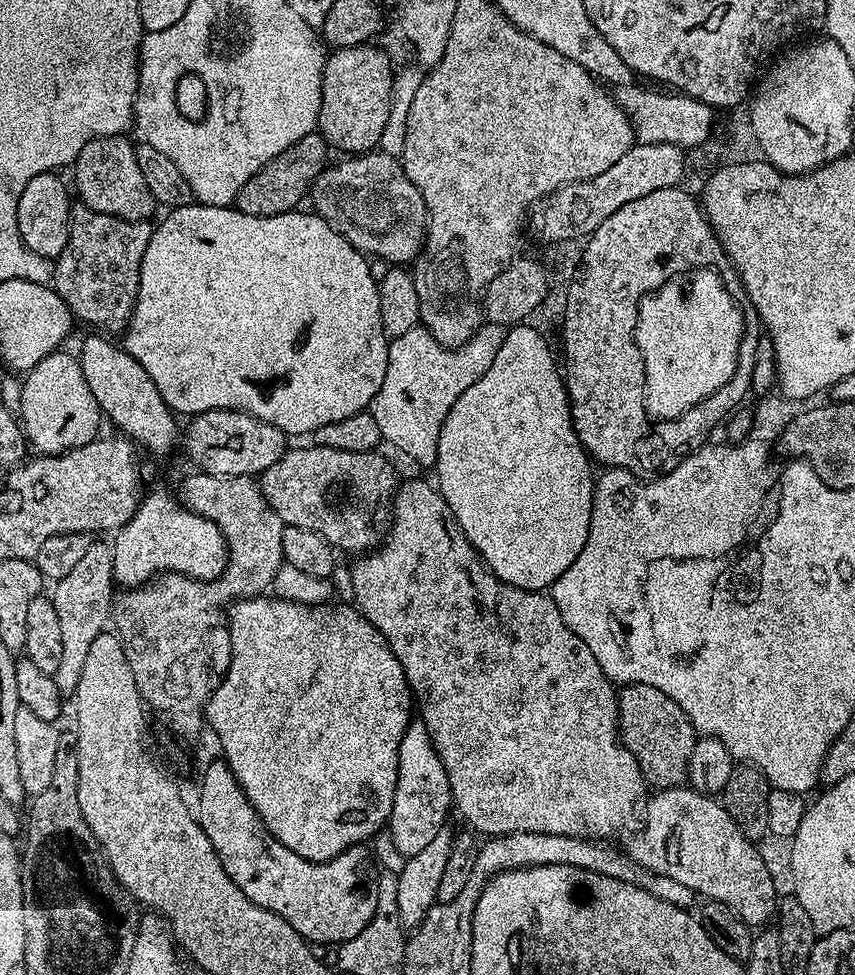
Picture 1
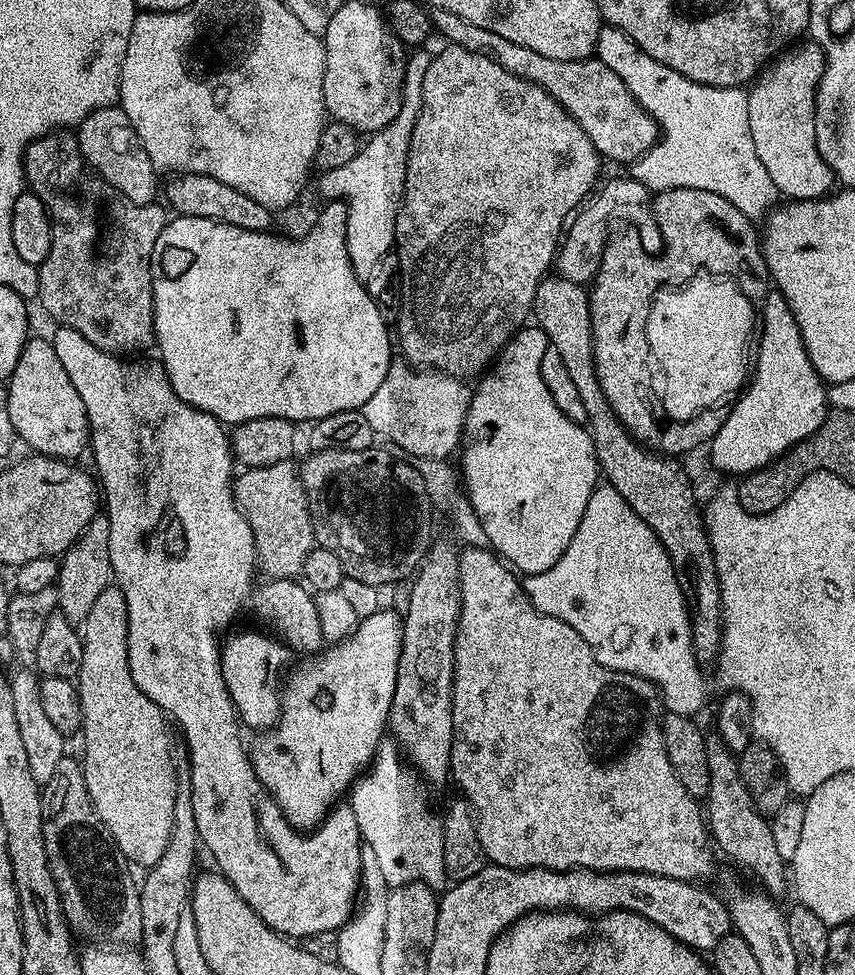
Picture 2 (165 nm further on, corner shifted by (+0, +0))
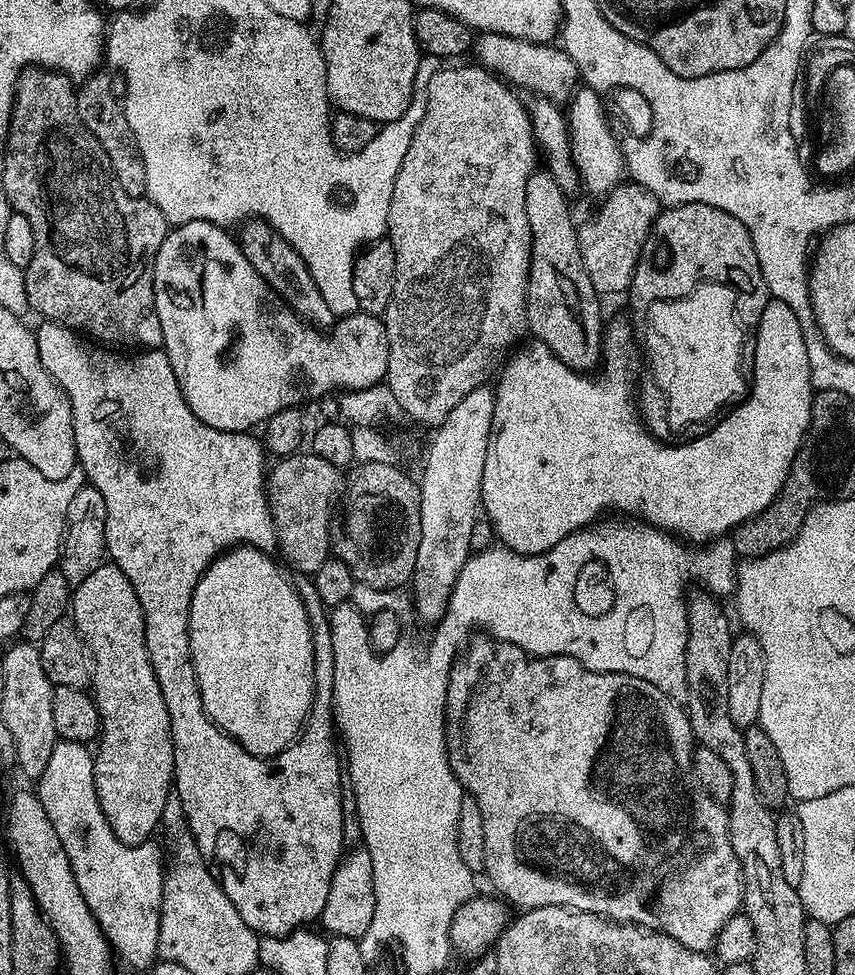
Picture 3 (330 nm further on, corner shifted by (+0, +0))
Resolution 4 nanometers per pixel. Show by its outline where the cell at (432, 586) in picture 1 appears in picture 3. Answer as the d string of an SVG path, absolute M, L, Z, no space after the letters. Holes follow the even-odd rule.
M487 634L476 635L467 641L452 666L444 734L449 764L465 793L476 799L484 815L484 872L492 879L493 886L497 888L495 891L509 905L517 904L520 910L542 906L572 908L576 912L589 912L622 924L638 924L641 928L666 934L695 952L711 953L717 947L720 931L732 916L741 911L744 872L740 868L740 859L734 854L734 846L730 846L727 807L710 798L710 794L706 794L696 781L696 771L692 768L694 737L687 711L659 686L637 676L621 672L589 672L569 656L529 656L526 650L505 640L494 640Z

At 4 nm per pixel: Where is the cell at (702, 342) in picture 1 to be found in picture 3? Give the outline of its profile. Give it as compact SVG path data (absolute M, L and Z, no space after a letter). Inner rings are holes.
M705 282L676 300L656 300L646 309L646 316L648 325L644 328L644 344L648 347L652 376L664 391L664 408L668 411L670 427L688 428L703 420L711 421L723 404L731 405L745 395L746 372L740 369L744 336L740 333L742 325L738 319L738 293L729 284Z

